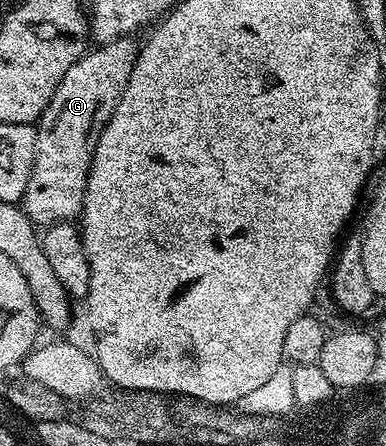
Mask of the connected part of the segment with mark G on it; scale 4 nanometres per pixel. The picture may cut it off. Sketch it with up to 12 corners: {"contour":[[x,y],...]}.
{"contour":[[130,37],[87,50],[38,118],[21,206],[81,216],[92,157],[132,77]]}

